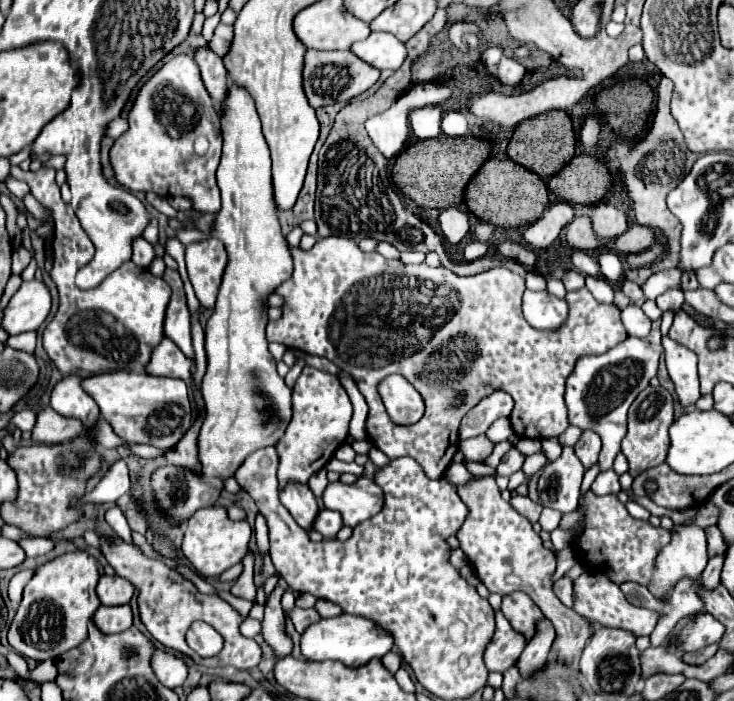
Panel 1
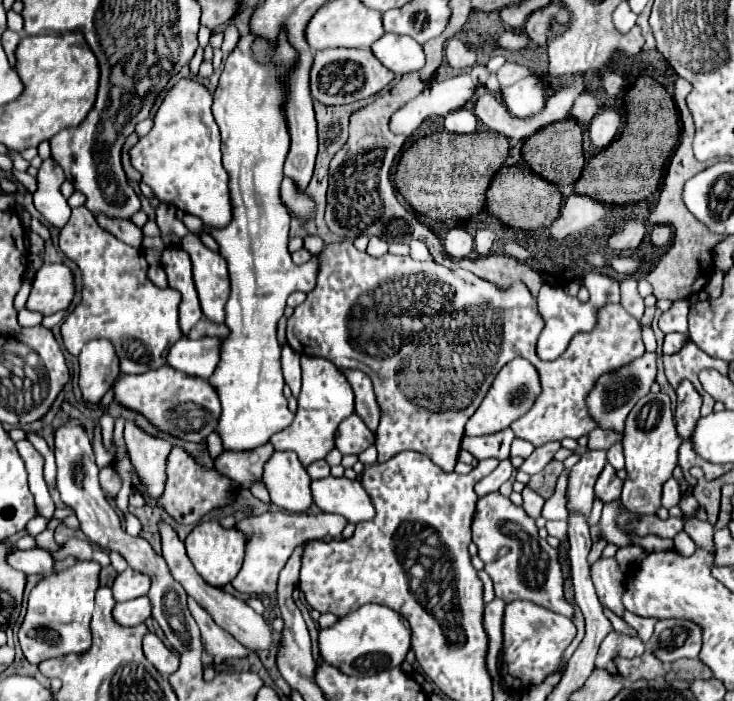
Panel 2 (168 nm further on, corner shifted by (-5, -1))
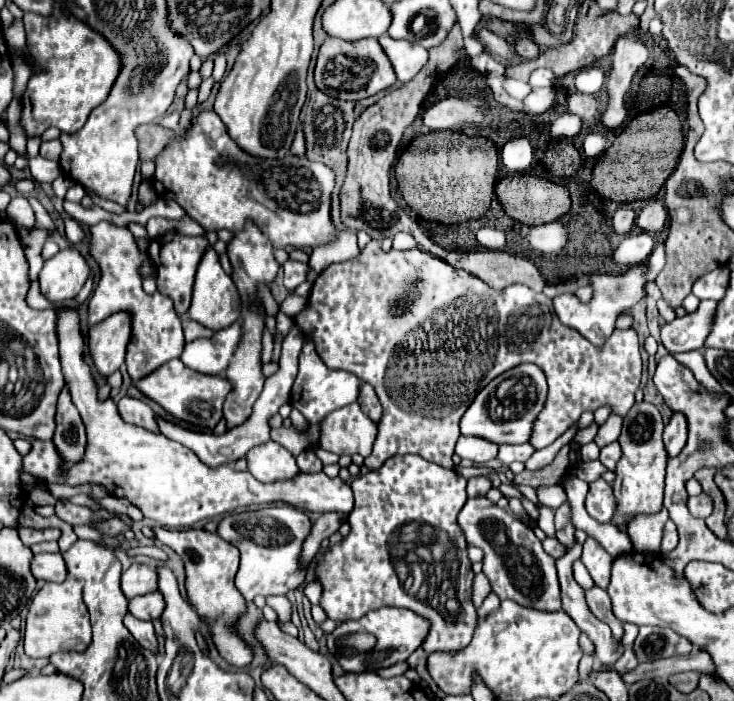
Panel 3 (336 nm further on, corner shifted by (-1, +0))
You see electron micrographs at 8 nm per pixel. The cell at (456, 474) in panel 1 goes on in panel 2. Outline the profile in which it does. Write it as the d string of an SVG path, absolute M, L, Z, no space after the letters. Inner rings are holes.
M509 459L501 461L491 475L487 475L485 479L481 479L481 481L475 485L475 493L477 493L479 497L483 497L483 495L487 495L487 493L491 493L491 491L497 491L497 489L511 477L513 471L515 471L515 469L513 469L513 465L511 465Z

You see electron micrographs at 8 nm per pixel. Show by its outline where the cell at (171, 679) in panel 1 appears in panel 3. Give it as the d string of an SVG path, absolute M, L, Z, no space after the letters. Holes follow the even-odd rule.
M133 614L125 616L125 626L127 630L135 636L135 640L143 646L149 646L149 650L157 652L157 640L155 640L155 632L153 632L153 624L135 618Z

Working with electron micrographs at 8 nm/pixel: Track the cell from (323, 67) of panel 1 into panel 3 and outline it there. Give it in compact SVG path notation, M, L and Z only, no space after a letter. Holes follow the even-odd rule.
M327 38L319 50L319 58L315 66L315 84L319 86L319 90L339 100L363 100L381 90L395 86L397 78L377 38L363 38L355 42L347 42L341 38Z

